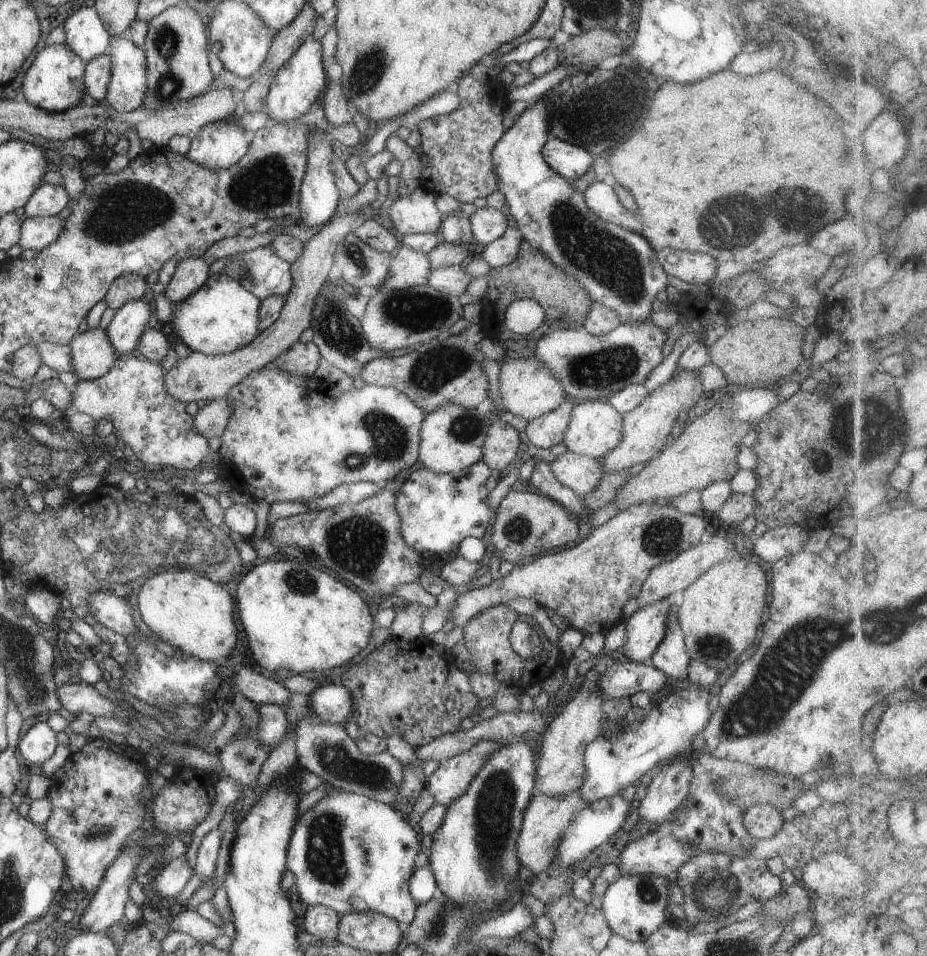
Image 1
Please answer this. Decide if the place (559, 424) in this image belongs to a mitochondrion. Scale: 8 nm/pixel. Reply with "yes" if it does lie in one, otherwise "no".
no

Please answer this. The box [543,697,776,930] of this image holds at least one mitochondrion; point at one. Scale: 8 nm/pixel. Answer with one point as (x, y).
(714, 889)

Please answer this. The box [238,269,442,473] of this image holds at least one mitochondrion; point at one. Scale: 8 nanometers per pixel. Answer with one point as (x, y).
(334, 328)

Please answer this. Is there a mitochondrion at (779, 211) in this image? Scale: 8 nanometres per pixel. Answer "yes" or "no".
yes

